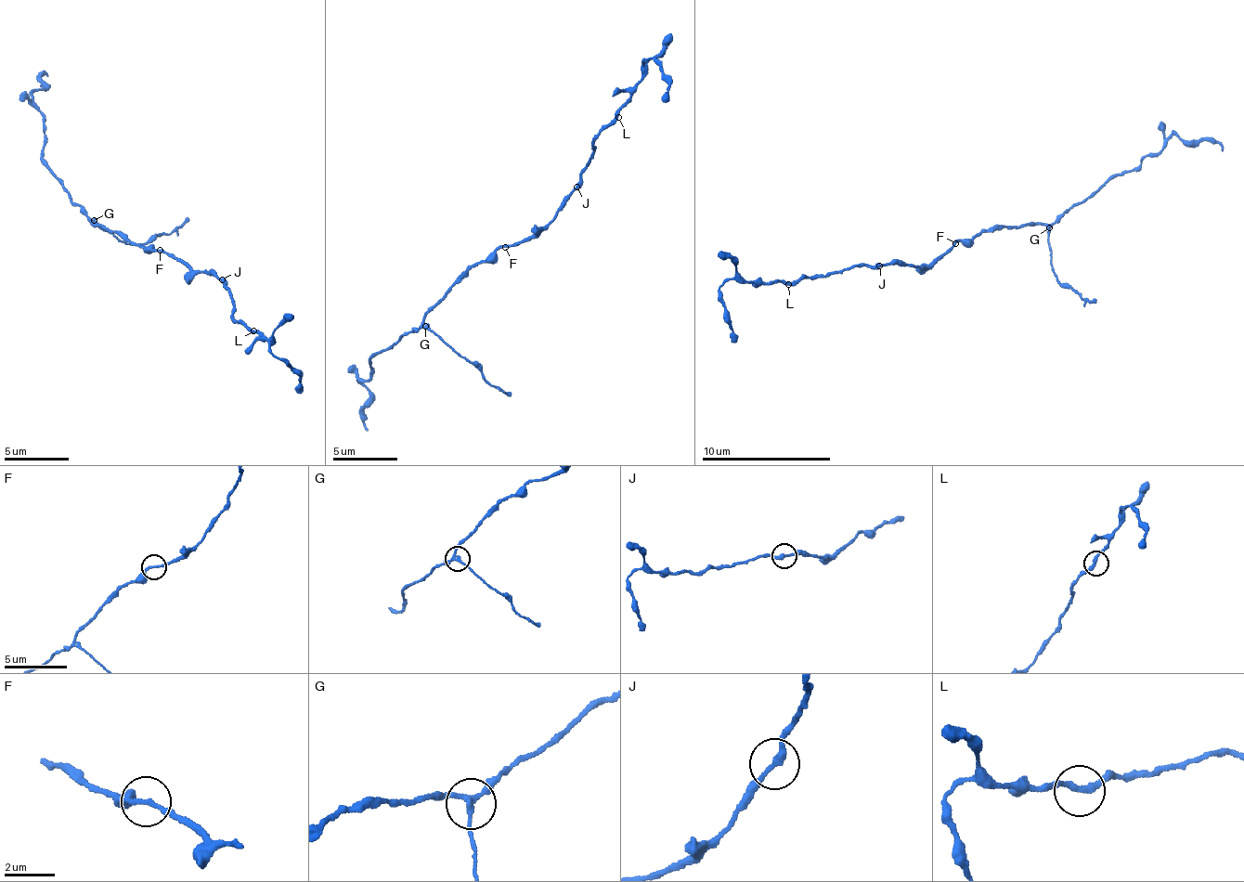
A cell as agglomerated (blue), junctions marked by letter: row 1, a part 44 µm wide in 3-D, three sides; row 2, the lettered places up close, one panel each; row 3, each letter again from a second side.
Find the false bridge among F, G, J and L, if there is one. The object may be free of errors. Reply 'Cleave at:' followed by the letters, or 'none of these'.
Cleave at: G

